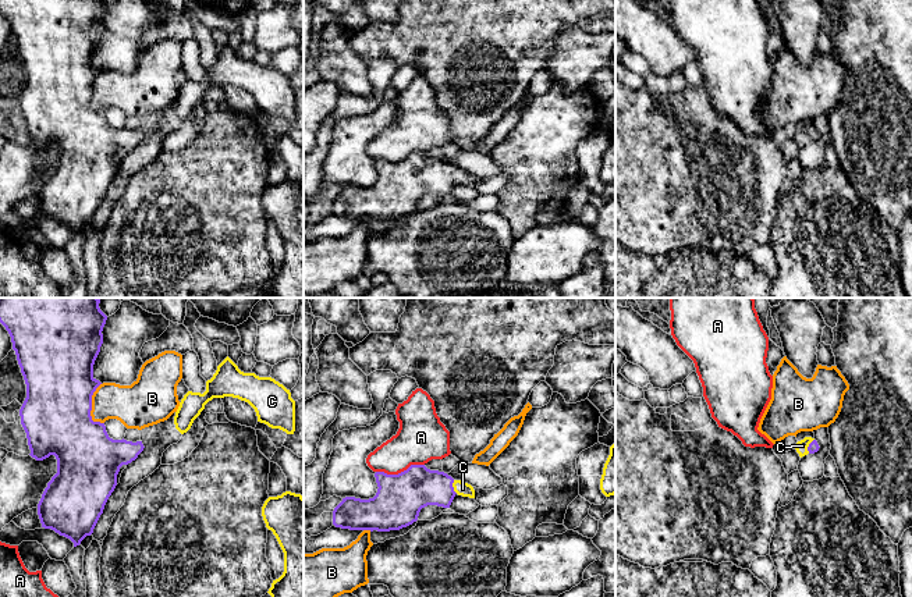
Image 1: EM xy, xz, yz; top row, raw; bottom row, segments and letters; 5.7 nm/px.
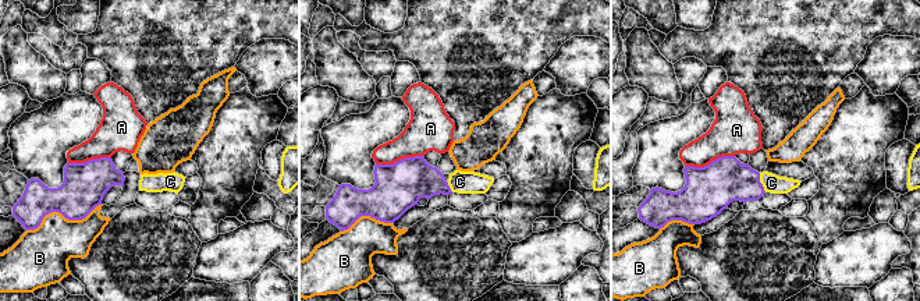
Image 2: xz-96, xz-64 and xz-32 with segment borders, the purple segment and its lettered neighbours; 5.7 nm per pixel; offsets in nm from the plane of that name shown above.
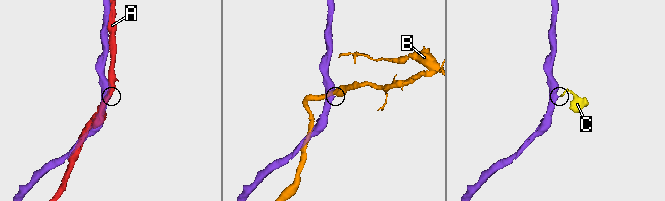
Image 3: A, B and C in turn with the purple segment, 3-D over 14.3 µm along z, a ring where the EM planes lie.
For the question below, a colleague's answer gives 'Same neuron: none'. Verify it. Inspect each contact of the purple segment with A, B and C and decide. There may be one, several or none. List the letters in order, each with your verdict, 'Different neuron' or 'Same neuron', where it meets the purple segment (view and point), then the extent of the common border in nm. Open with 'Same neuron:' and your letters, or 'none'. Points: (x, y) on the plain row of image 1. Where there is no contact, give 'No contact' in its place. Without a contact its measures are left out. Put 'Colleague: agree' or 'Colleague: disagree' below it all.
Same neuron: C
A: Different neuron. Touches purple at xz (401, 160). Shared border 280 nm
B: Different neuron. Touches purple at xy (91, 95). Shared border 240 nm
C: Same neuron. Touches purple at yz (809, 134). Shared border 90 nm
Colleague: disagree

